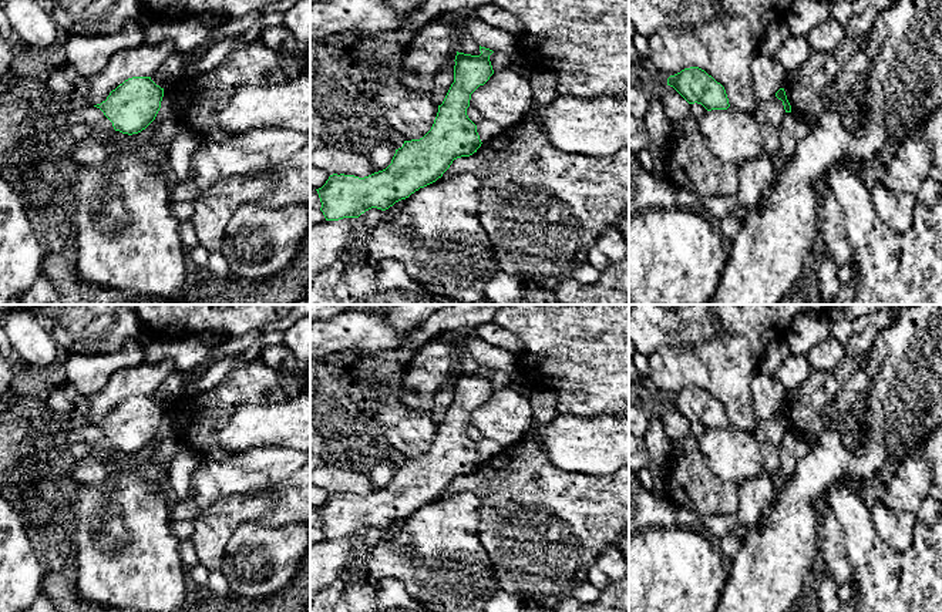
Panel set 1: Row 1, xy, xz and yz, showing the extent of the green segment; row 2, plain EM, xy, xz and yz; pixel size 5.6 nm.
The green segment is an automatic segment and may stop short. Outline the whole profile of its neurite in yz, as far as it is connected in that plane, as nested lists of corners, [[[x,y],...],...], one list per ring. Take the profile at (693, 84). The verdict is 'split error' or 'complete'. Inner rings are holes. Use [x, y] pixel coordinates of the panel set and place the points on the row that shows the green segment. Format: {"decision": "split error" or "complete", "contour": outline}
{"decision": "complete", "contour": [[[699,67],[684,68],[667,78],[689,104],[702,104],[707,111],[730,107],[724,87]]]}

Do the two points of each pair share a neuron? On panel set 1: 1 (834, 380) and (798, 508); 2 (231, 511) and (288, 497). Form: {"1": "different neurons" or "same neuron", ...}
{"1": "different neurons", "2": "same neuron"}

